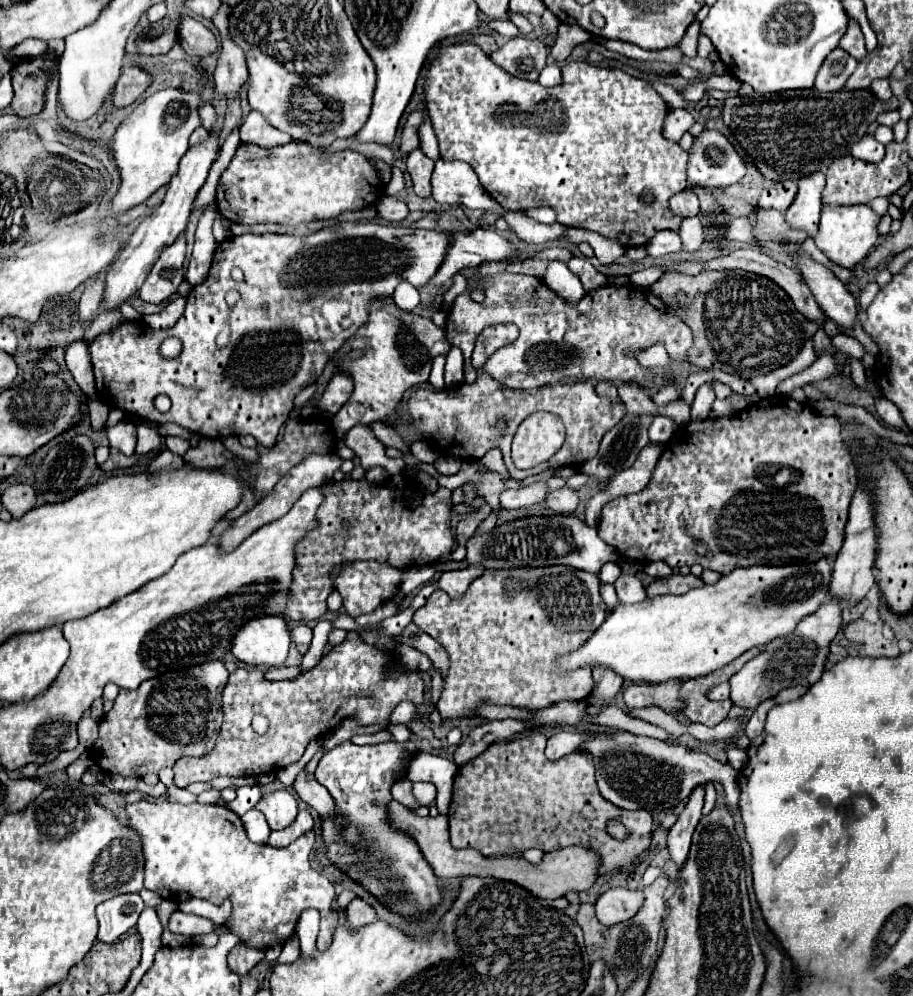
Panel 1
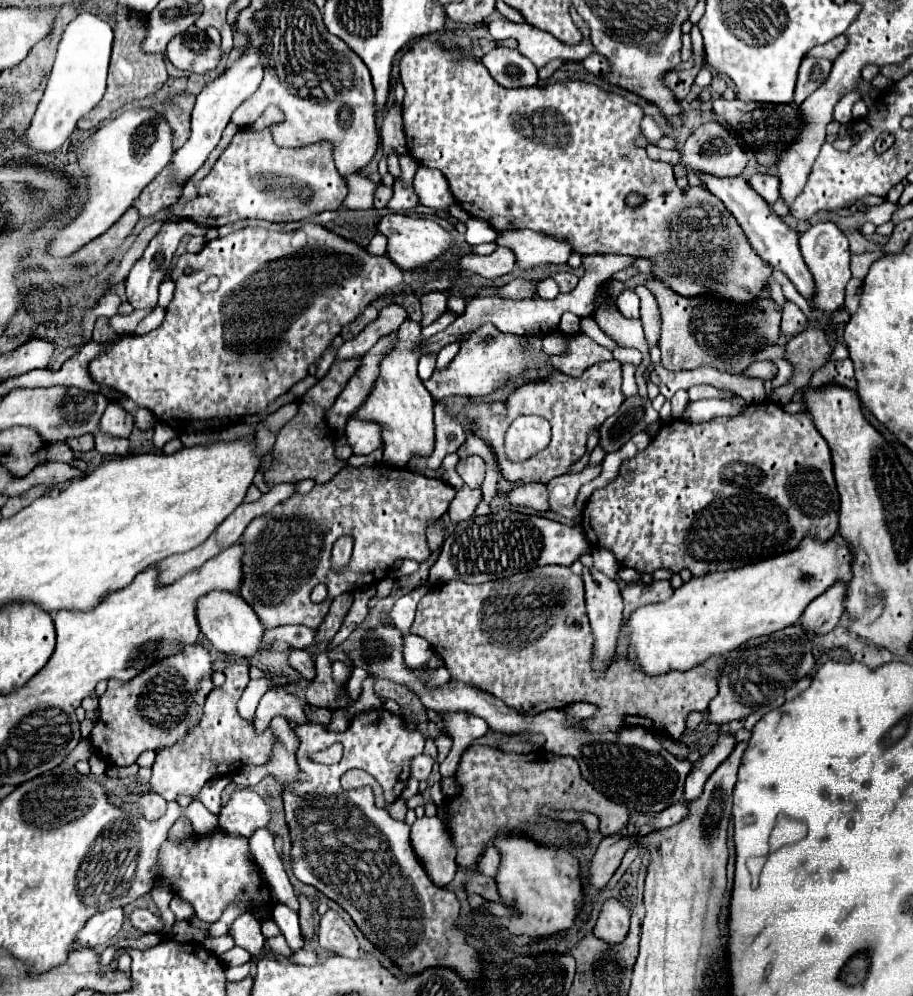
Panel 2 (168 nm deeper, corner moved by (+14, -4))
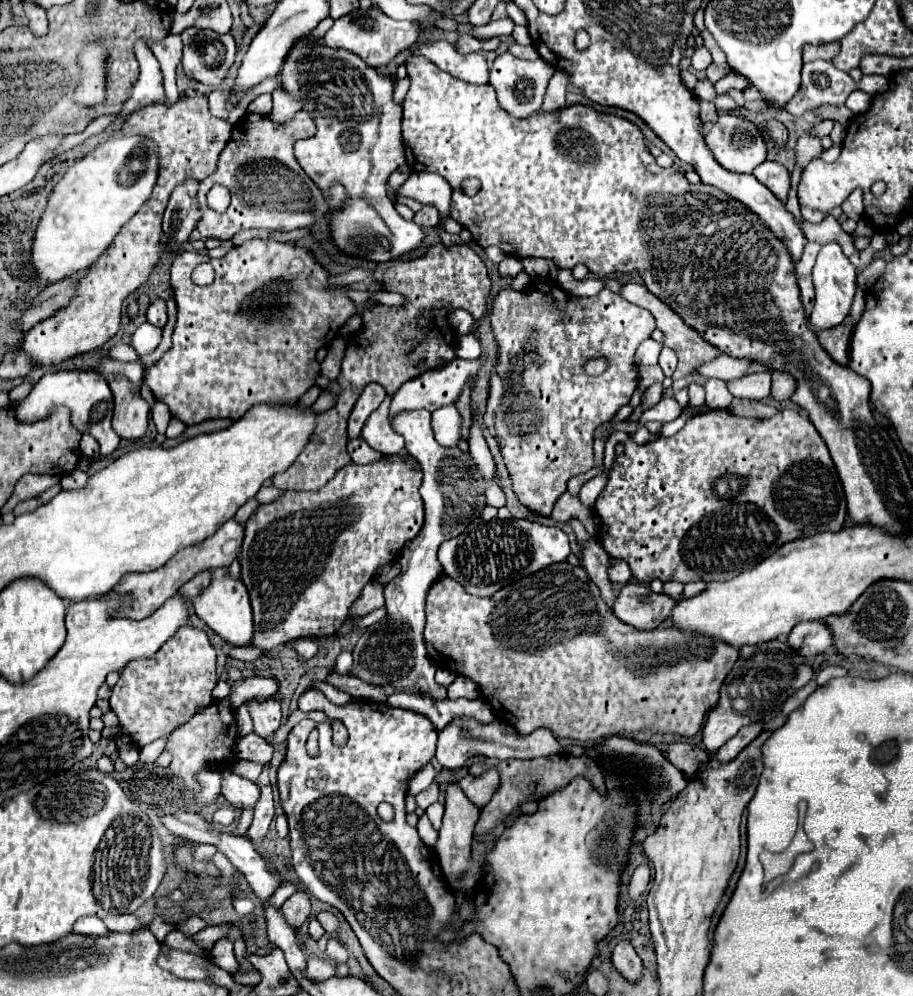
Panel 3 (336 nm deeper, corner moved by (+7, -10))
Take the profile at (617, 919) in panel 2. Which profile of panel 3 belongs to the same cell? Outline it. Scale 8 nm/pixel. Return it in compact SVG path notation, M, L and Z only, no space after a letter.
M629 940L617 942L617 946L613 948L613 954L611 954L611 960L613 960L613 966L623 976L629 976L629 980L635 980L641 974L641 968L643 968L641 958L637 956L637 952Z

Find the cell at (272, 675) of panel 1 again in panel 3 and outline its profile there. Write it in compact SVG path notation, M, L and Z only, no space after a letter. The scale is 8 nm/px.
M265 676L245 678L245 680L241 680L241 684L237 684L237 688L231 688L231 692L233 692L233 708L239 708L247 700L273 698L277 694L277 688L279 686L277 686L277 682L273 678L265 678Z

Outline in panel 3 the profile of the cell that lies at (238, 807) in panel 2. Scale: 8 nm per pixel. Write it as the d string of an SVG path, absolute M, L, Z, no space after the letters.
M223 768L221 772L225 776L225 780L223 780L223 796L227 798L227 802L231 802L235 808L241 808L241 810L255 808L255 804L259 800L257 784L233 774L231 768Z

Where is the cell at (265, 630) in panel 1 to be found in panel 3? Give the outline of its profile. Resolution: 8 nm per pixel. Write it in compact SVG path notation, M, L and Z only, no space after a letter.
M217 568L211 570L213 572L213 580L211 584L197 596L193 598L193 610L195 614L217 634L221 636L225 642L229 642L231 646L251 646L253 642L253 612L251 612L251 604L249 604L249 594L245 584L241 584L241 580L233 580L227 576L227 570Z

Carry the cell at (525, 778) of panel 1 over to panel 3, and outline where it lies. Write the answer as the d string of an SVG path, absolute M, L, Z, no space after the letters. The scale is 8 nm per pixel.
M553 754L553 756L547 756L547 758L537 758L537 760L505 760L505 762L499 762L495 758L487 758L485 762L475 762L469 766L469 774L471 776L481 776L483 772L487 770L497 770L499 772L499 778L501 778L501 784L497 788L497 792L493 794L493 798L489 800L489 804L485 804L481 808L481 816L477 820L477 826L475 826L475 834L487 834L491 832L497 824L501 824L507 816L511 816L515 810L521 808L521 804L525 802L539 802L543 798L547 798L549 794L553 794L555 790L559 788L565 788L573 778L577 776L583 776L587 778L593 788L601 794L607 792L605 788L605 780L603 780L603 774L601 770L597 768L597 764L593 764L587 756L571 756L571 754Z

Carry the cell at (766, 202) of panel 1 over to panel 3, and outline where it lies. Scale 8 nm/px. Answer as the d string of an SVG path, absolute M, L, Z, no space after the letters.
M765 160L761 166L757 166L753 170L753 176L767 186L781 202L787 202L787 194L789 194L789 172L785 166L777 164L777 162L769 162Z

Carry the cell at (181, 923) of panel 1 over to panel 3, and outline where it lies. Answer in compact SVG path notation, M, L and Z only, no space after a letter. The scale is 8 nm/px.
M129 914L129 916L109 916L109 918L105 918L105 924L113 932L137 932L137 930L145 928L145 922L137 916L133 916L133 914Z

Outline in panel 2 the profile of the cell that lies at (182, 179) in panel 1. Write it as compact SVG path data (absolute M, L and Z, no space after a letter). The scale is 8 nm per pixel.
M246 48L242 52L242 56L228 70L224 70L216 80L206 84L204 90L198 94L196 106L194 106L194 112L192 112L192 136L174 154L174 160L172 160L174 162L172 174L178 182L184 182L186 178L190 178L206 162L208 154L216 148L216 144L222 136L222 130L230 122L232 112L238 108L238 104L242 104L248 96L252 96L258 90L258 86L262 82L262 64L260 64L258 56L260 56L258 50Z

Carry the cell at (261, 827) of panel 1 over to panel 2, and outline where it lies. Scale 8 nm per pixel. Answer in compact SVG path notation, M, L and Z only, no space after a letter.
M262 828L262 830L256 830L250 838L250 848L252 848L252 854L256 858L256 864L262 872L262 878L266 884L270 884L276 892L276 898L286 904L288 908L292 910L298 910L298 900L294 896L294 890L292 890L292 884L286 876L286 870L282 866L282 860L274 848L274 836Z

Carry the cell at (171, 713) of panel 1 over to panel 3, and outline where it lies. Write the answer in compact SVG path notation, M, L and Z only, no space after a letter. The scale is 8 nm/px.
M189 626L181 628L169 644L163 644L157 656L149 660L131 660L113 686L109 704L119 718L123 734L129 736L133 746L143 748L145 744L169 736L175 728L187 724L197 710L211 704L215 684L215 650L203 630Z

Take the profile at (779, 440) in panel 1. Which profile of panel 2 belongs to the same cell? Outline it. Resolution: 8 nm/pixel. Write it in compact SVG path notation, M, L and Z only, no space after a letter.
M752 404L746 410L742 410L738 416L720 416L712 418L708 422L692 424L686 420L668 420L662 424L660 432L652 438L652 442L646 446L646 450L638 452L634 458L622 462L618 476L614 482L610 482L604 488L594 490L590 496L584 512L582 512L582 528L586 538L594 548L606 548L616 554L616 560L620 566L634 568L638 574L654 572L654 570L672 570L680 572L688 568L696 578L718 572L718 570L730 570L730 568L740 568L746 564L754 564L772 556L778 556L782 552L788 552L800 544L802 538L806 536L816 536L820 540L830 540L834 532L838 530L838 510L840 510L840 500L838 500L838 490L832 474L832 460L830 460L830 448L826 440L820 436L820 432L814 428L812 418L806 412L798 414L788 414L776 404Z

